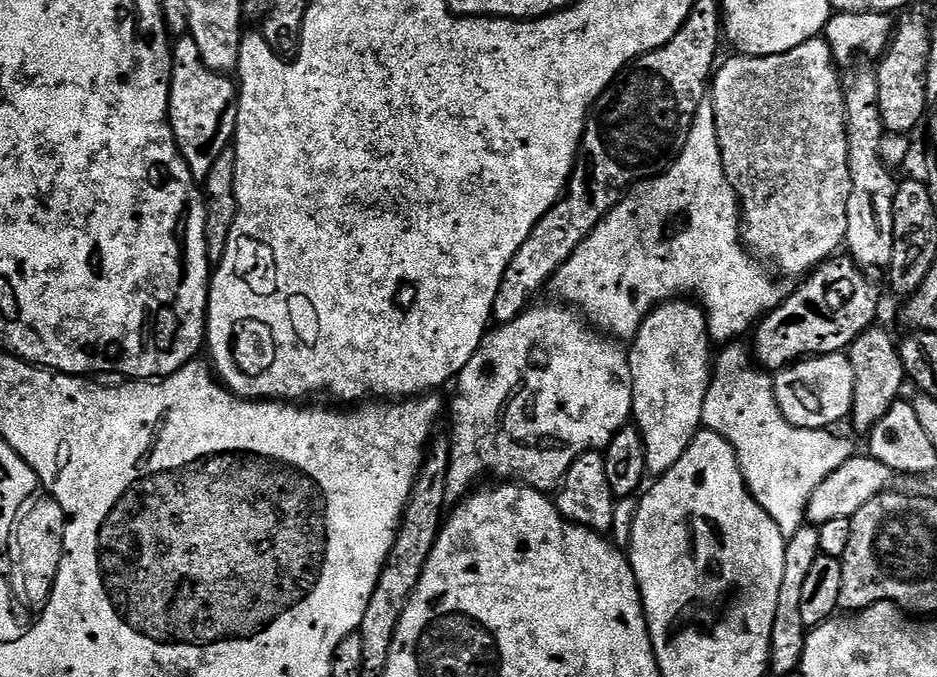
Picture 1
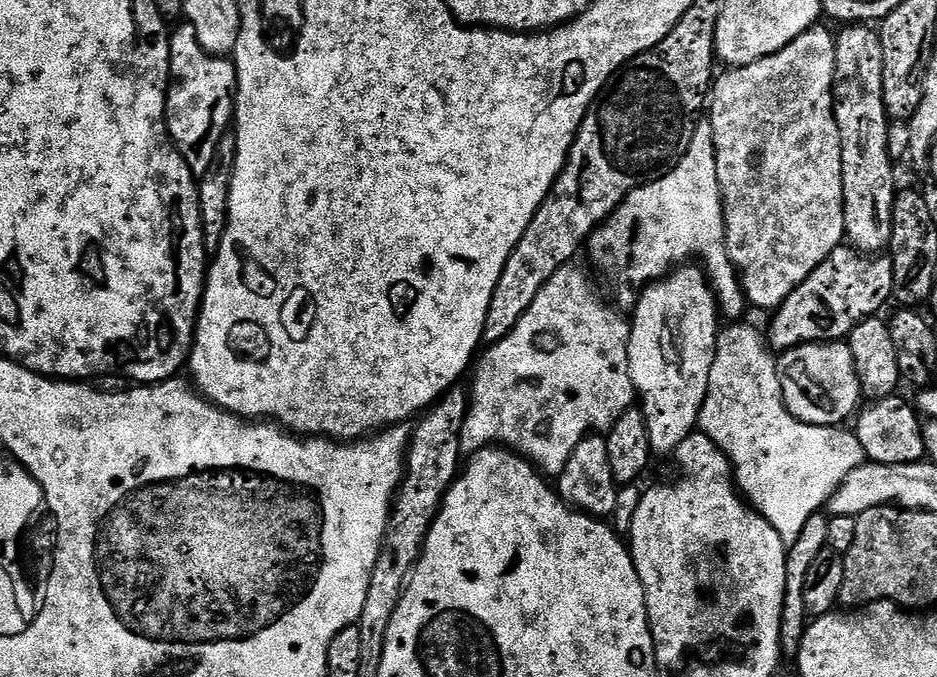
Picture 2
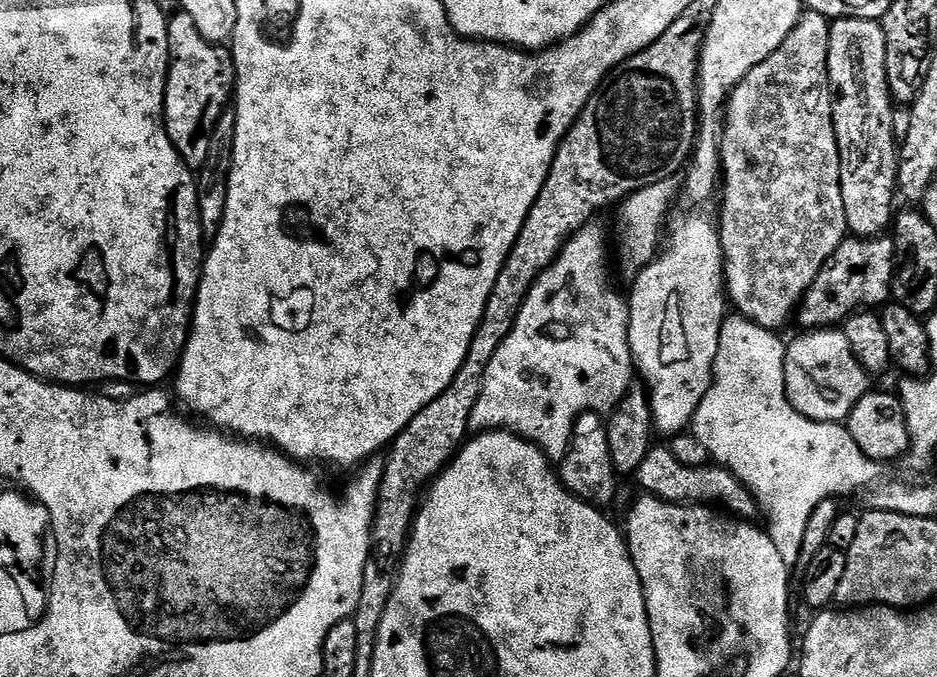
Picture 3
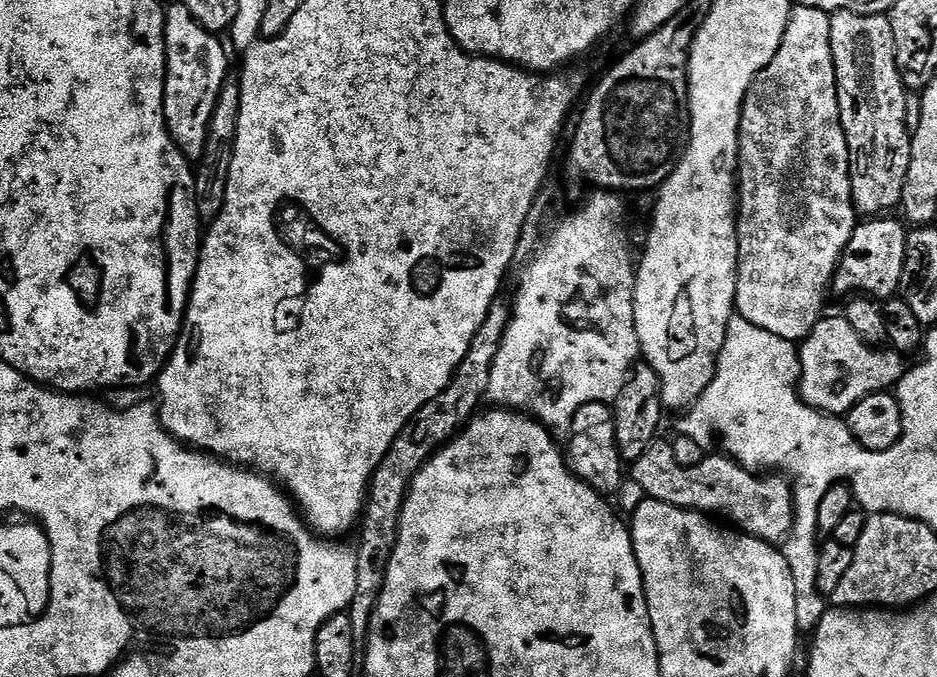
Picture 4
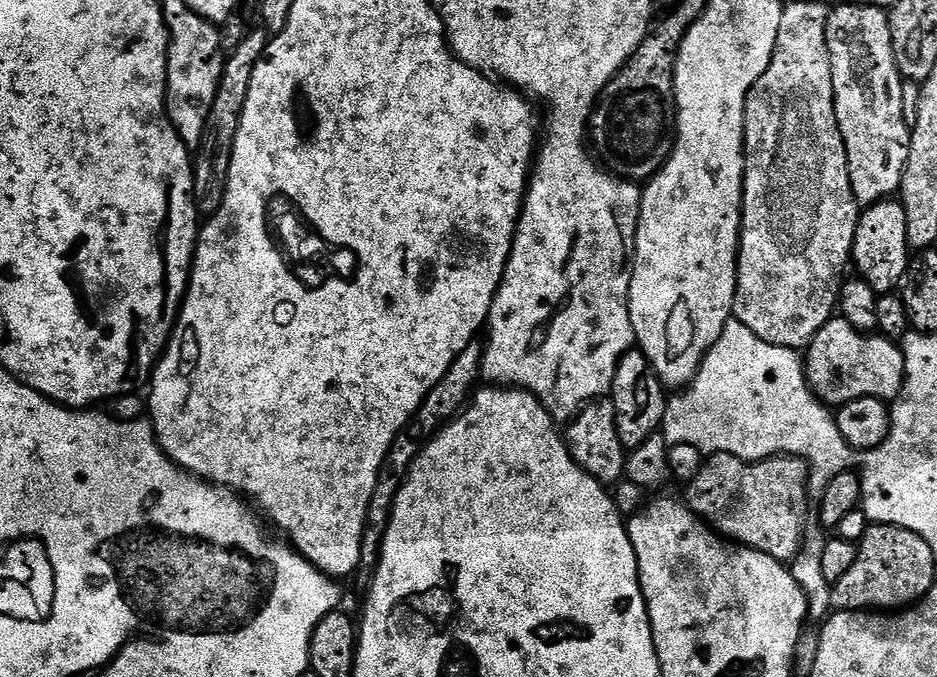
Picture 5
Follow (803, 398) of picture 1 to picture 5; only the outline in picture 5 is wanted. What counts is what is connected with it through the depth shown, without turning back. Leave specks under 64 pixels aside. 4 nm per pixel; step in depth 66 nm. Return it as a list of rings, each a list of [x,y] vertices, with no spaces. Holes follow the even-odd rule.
[[[833,318],[818,330],[806,349],[806,375],[809,388],[825,405],[839,406],[867,396],[892,402],[904,390],[904,353],[895,340],[859,332],[850,322]]]

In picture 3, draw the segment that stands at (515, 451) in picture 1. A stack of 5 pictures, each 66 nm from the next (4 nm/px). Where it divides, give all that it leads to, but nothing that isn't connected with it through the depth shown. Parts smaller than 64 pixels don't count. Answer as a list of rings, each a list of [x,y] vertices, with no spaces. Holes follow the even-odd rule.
[[[586,224],[582,230],[575,232],[557,260],[536,279],[536,285],[530,290],[514,322],[514,330],[510,330],[486,366],[482,390],[470,418],[473,433],[493,430],[513,432],[523,440],[537,444],[549,460],[559,462],[568,453],[577,418],[587,411],[611,413],[618,402],[622,402],[629,388],[633,387],[634,365],[628,337],[628,301],[625,293],[620,293],[612,285],[612,276],[608,273],[610,236],[598,224]]]

